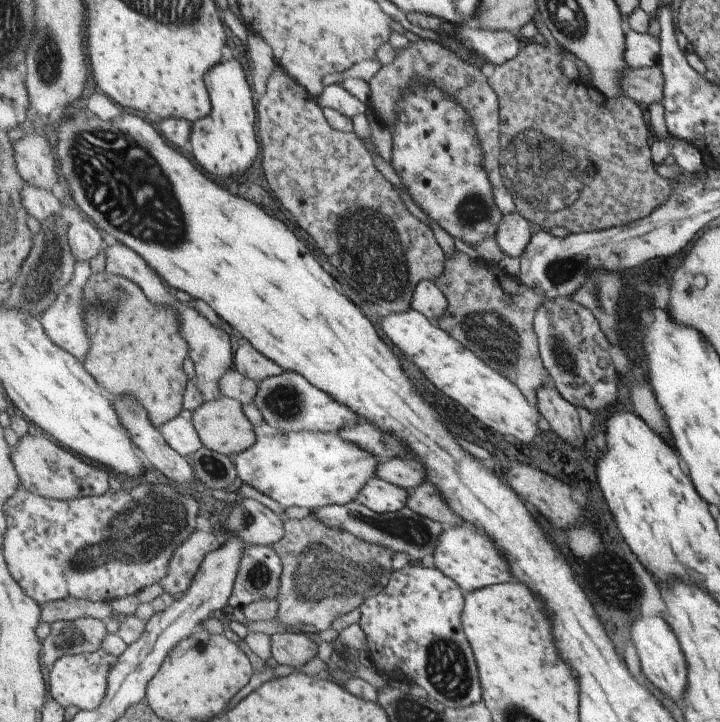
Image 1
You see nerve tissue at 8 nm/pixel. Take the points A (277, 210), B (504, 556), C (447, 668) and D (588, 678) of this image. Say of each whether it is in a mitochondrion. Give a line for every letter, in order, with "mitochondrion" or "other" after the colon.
A: other
B: other
C: mitochondrion
D: other

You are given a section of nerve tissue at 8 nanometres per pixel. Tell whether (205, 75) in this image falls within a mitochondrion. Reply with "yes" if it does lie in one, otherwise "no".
no

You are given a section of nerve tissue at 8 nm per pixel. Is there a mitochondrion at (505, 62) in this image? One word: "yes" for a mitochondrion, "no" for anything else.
no

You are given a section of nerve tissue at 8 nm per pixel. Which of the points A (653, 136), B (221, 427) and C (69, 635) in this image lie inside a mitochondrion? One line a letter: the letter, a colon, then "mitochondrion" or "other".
A: other
B: other
C: mitochondrion

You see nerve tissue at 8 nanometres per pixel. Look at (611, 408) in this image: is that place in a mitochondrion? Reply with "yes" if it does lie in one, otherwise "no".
no

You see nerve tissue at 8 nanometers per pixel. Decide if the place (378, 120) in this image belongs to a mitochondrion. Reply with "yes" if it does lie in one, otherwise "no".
no

